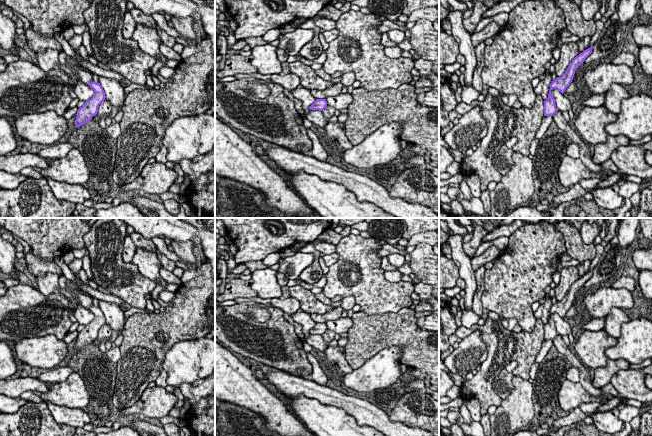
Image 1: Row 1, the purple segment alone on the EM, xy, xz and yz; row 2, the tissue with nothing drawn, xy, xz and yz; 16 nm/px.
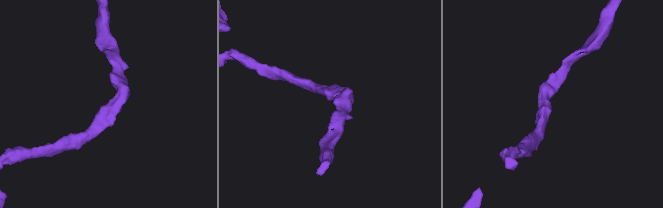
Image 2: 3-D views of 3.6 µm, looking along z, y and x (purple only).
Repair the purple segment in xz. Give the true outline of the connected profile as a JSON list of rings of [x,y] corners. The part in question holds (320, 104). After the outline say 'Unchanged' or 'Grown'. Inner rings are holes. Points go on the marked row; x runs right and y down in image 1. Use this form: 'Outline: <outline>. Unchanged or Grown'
Outline: [[[316,99],[316,101],[309,107],[309,109],[322,111],[326,108],[326,106],[327,106],[326,99]]]. Unchanged

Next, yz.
Outline: [[[593,46],[584,50],[578,56],[576,56],[569,64],[567,70],[561,77],[557,77],[550,84],[550,91],[548,98],[544,101],[544,116],[553,116],[558,110],[556,108],[555,99],[551,94],[553,89],[557,89],[562,94],[573,80],[575,70],[583,64],[584,60],[592,53]]]. Unchanged

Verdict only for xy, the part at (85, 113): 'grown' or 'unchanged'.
unchanged

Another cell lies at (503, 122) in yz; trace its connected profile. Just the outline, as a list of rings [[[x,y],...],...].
[[[490,87],[483,101],[471,104],[460,102],[455,111],[463,115],[475,106],[481,107],[481,115],[487,122],[487,134],[471,156],[462,159],[460,173],[466,177],[476,174],[480,178],[480,189],[484,191],[492,181],[500,182],[502,175],[493,166],[492,159],[500,147],[512,137],[518,139],[513,152],[529,156],[530,145],[544,117],[544,100],[537,95],[532,108],[509,107],[502,102],[500,92]]]

